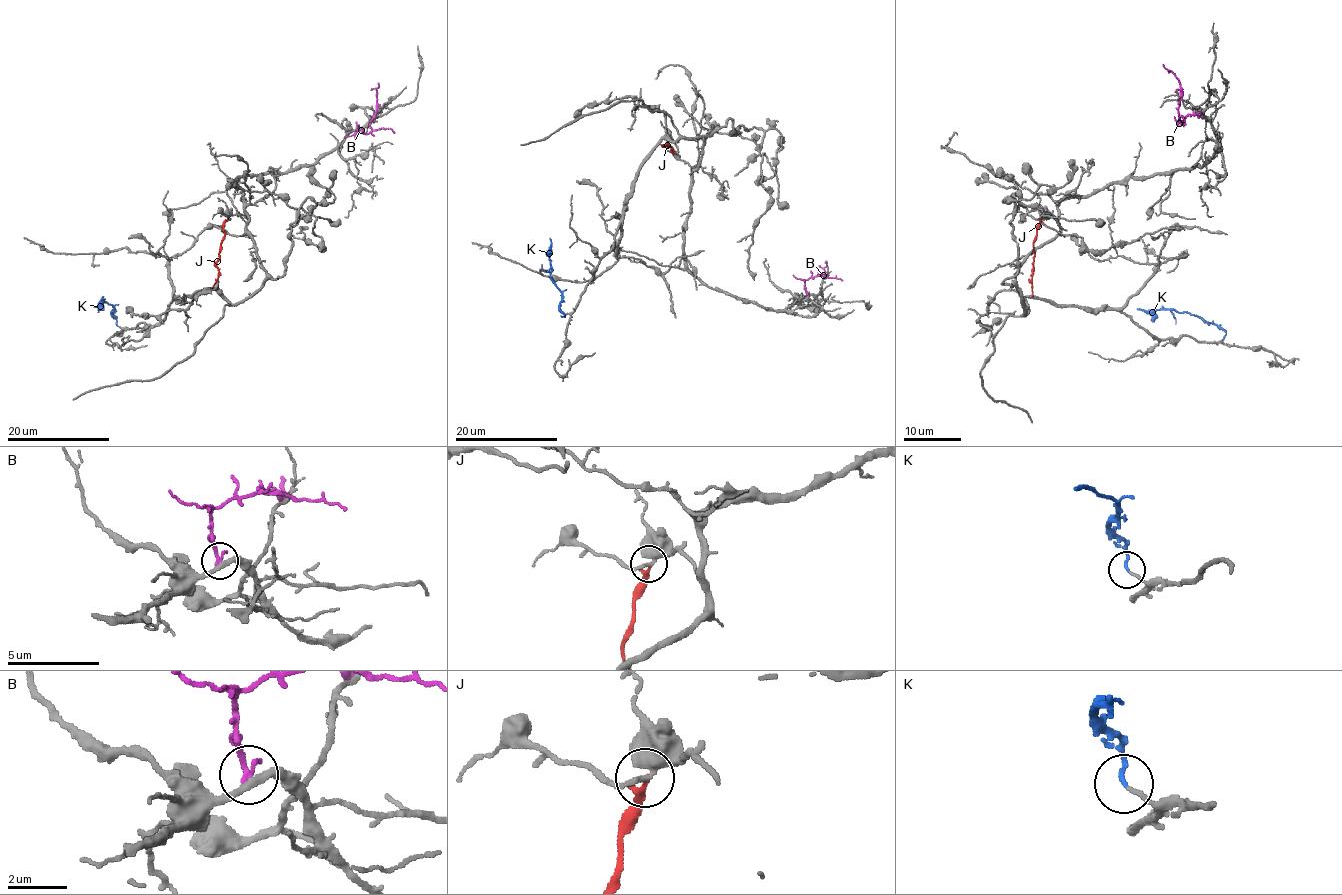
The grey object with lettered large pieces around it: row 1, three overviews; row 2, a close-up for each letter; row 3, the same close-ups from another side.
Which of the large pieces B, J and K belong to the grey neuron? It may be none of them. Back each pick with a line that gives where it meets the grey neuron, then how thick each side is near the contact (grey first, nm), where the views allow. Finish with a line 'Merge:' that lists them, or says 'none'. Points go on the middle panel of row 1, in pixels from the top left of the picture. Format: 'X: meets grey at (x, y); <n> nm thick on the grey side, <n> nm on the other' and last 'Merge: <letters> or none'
K: meets grey at (564, 314); 140 nm thick on the grey side, 120 nm on the other
Merge: K

